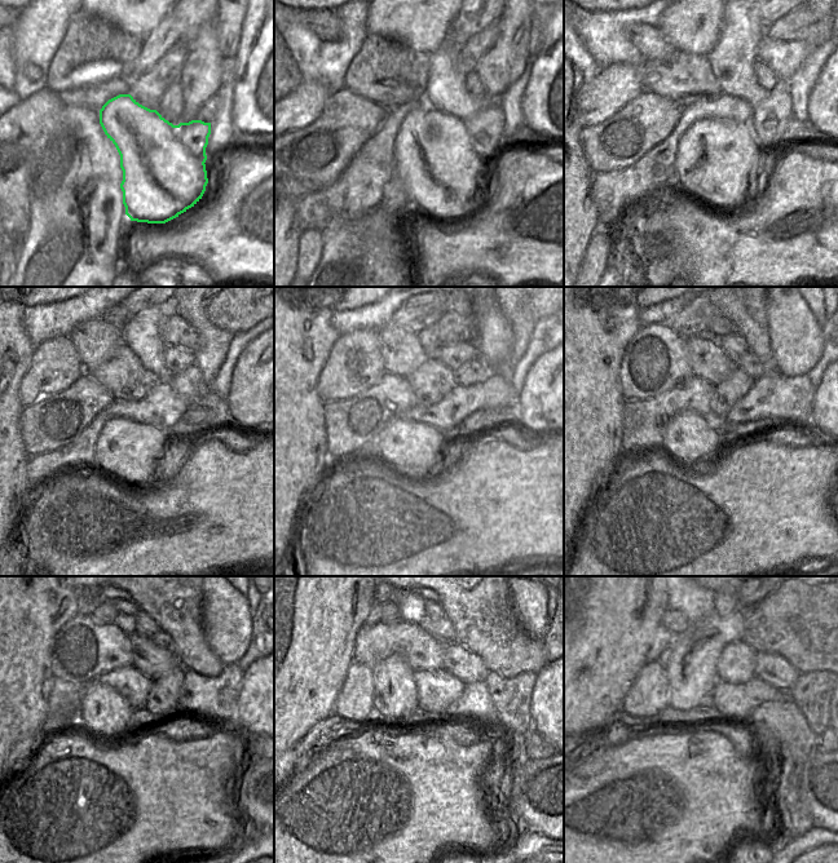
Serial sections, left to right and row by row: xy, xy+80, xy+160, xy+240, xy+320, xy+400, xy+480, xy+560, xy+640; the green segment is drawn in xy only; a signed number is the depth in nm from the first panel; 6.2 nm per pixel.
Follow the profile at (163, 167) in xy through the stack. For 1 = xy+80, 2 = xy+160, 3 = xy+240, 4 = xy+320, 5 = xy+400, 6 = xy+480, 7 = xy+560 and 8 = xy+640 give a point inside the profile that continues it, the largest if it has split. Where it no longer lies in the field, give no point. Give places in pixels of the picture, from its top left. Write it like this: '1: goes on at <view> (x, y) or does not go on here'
1: goes on at xy+80 (439, 158)
2: goes on at xy+160 (717, 160)
3: goes on at xy+240 (127, 451)
4: goes on at xy+320 (411, 450)
5: goes on at xy+400 (689, 438)
6: goes on at xy+480 (105, 713)
7: goes on at xy+560 (395, 694)
8: goes on at xy+640 (691, 663)

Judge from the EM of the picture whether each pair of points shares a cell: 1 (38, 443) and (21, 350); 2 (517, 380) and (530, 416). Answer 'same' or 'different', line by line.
1: different
2: different

